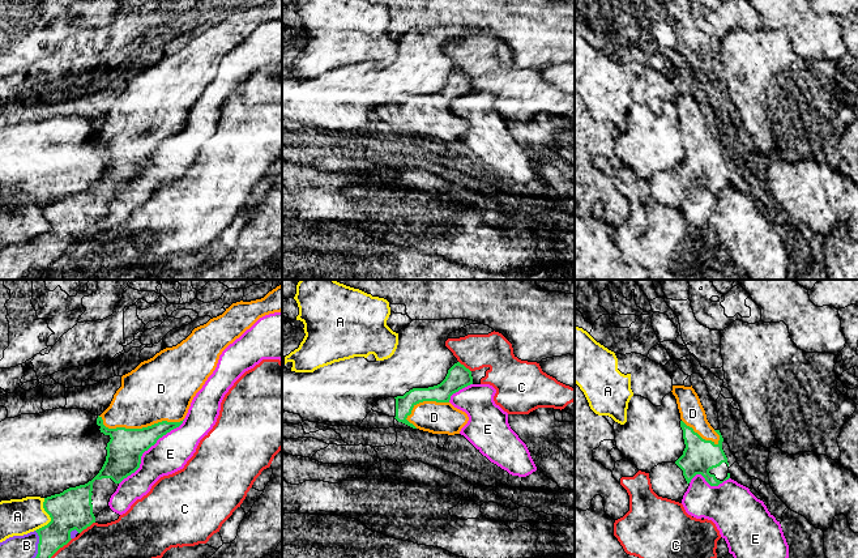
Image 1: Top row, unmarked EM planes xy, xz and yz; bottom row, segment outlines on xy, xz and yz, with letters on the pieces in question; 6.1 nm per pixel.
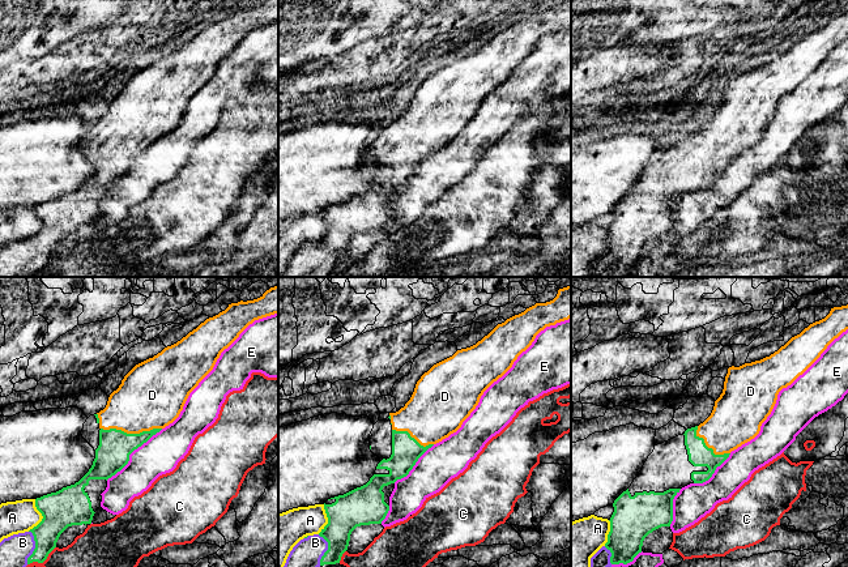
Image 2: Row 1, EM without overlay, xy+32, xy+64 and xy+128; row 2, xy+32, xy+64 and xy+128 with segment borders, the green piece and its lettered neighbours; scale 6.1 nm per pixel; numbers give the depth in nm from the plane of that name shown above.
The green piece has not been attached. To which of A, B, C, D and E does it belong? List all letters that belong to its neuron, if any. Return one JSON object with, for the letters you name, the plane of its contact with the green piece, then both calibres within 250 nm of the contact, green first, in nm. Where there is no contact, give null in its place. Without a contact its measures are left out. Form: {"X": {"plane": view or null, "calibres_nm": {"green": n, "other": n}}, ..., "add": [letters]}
{"B": {"plane": "xy", "calibres_nm": {"green": 190, "other": 200}}, "D": {"plane": "xy", "calibres_nm": {"green": 220, "other": 380}}, "add": ["B", "D"]}

